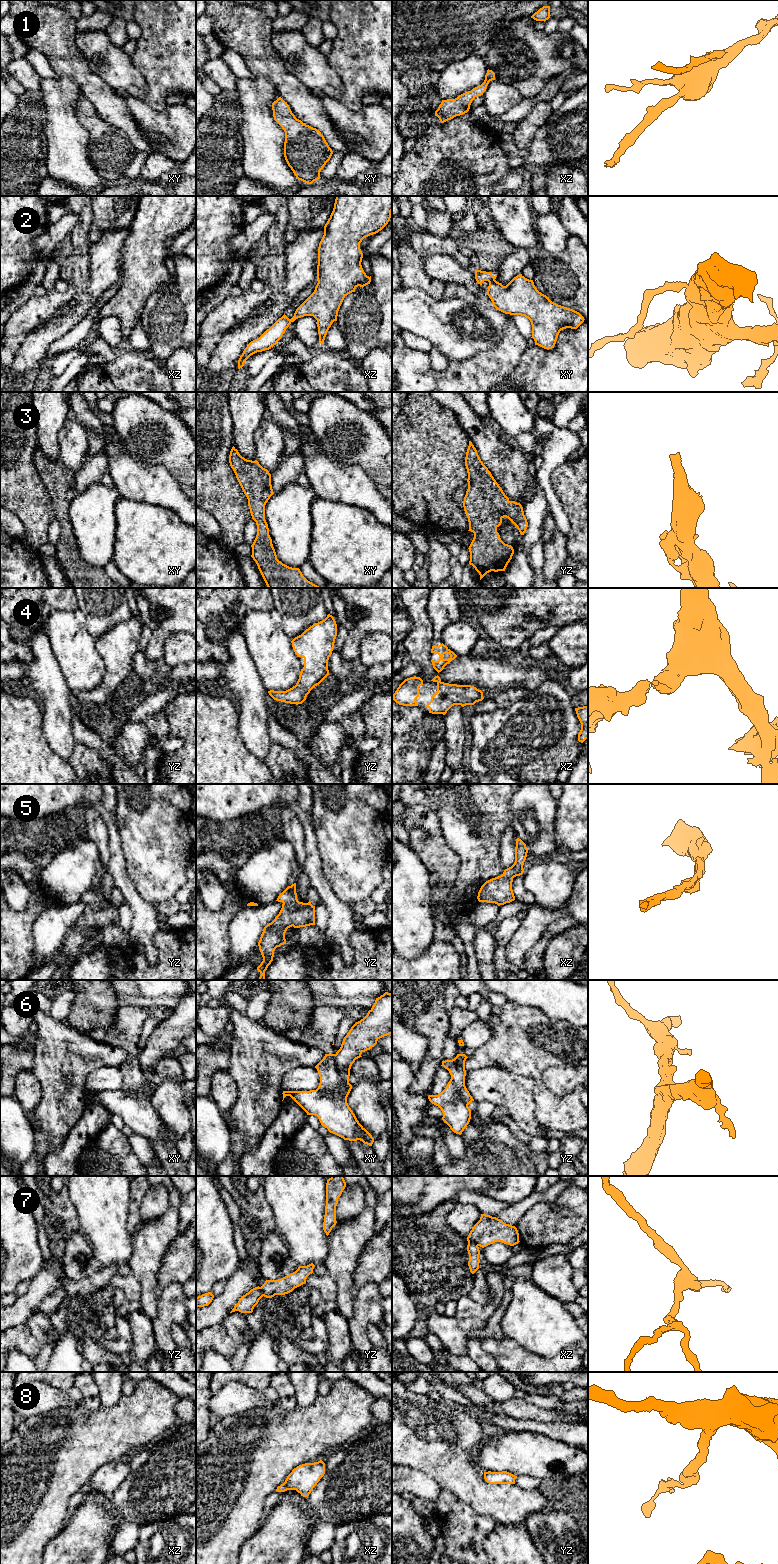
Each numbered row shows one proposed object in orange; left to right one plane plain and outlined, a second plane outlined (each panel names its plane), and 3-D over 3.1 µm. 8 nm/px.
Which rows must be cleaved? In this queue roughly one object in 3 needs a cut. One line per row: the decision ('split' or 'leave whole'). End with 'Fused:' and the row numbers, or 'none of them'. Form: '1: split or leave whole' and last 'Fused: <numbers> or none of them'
1: leave whole
2: split
3: leave whole
4: leave whole
5: leave whole
6: split
7: split
8: leave whole
Fused: 2, 6, 7

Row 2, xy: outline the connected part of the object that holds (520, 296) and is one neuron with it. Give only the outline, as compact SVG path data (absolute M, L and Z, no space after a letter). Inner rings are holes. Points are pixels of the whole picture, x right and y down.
M522 274L506 286L490 281L487 295L497 310L528 318L535 345L547 350L554 348L561 330L577 329L585 320L579 312L552 302L537 290L533 280Z

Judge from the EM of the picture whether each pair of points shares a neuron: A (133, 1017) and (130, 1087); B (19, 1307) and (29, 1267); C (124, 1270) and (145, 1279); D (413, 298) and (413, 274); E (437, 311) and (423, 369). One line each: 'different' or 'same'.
A: same
B: different
C: different
D: different
E: different

